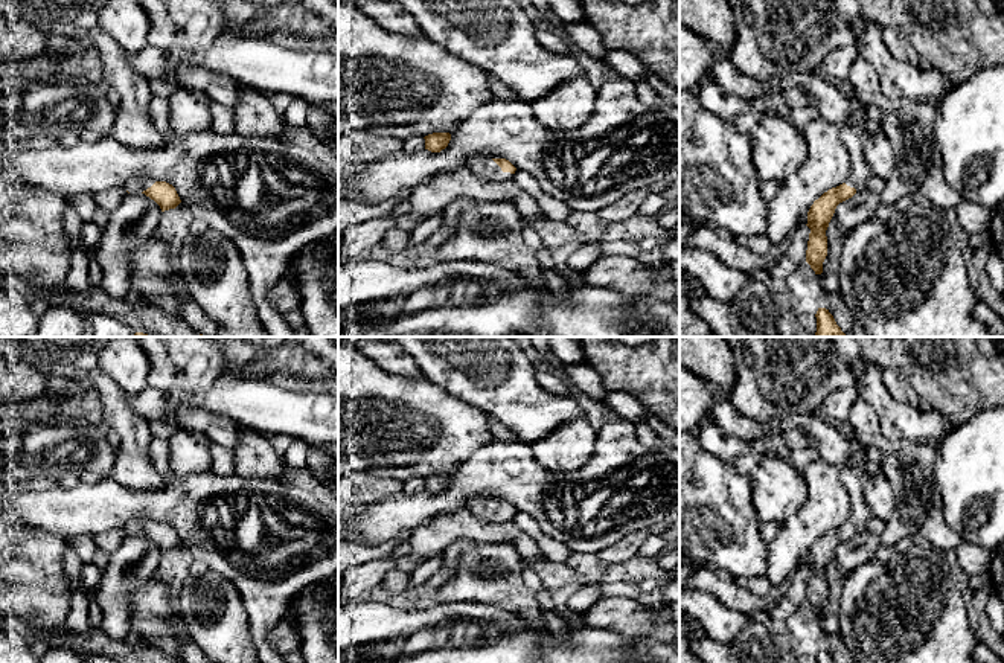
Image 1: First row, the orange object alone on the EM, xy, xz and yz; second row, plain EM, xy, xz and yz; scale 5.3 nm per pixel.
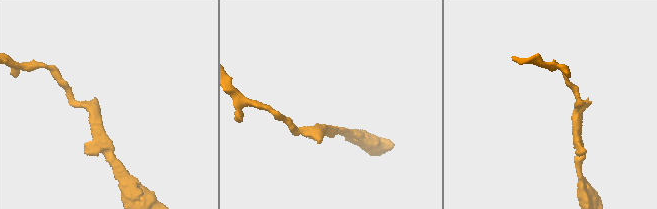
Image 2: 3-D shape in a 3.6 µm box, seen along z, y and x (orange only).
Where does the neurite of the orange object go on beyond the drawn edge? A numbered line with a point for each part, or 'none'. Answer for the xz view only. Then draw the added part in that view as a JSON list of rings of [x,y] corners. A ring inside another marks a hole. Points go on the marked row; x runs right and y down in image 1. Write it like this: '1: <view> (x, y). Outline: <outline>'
1: xz (485, 168). Outline: [[[472,157],[468,168],[481,180],[491,183],[507,183],[513,177],[510,172],[503,172],[501,168],[489,157]]]

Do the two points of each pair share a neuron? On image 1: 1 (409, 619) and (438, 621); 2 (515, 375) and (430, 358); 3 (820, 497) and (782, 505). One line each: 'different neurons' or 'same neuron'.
1: same neuron
2: same neuron
3: different neurons

